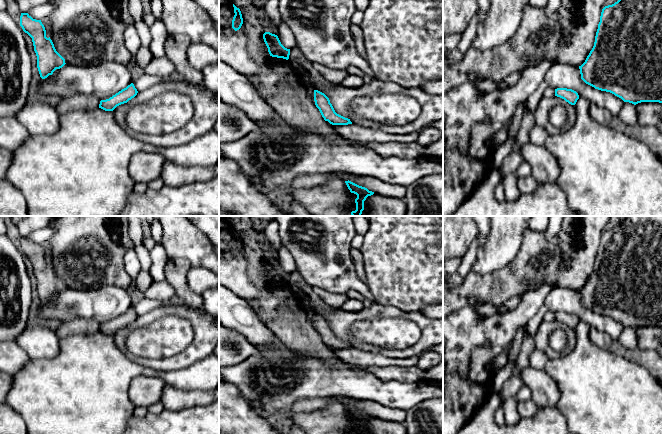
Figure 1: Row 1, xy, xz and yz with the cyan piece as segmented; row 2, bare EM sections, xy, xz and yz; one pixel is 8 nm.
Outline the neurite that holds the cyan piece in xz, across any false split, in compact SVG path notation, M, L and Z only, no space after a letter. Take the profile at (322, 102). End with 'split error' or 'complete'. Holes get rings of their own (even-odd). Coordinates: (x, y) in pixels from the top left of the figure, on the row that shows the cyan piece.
M314 90L314 101L325 121L328 121L332 125L352 124L350 119L335 112L329 98L324 93Z; complete

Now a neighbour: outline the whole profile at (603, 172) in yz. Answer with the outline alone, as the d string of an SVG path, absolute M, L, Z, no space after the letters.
M579 97L575 104L576 122L567 130L554 136L549 136L545 142L545 147L554 155L560 166L560 175L554 182L566 195L569 208L579 216L662 216L662 162L643 142L630 138L622 132L602 125L591 118L589 107L591 103Z

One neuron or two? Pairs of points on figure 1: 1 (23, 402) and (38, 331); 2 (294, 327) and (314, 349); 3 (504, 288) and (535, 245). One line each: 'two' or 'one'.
1: two
2: one
3: one

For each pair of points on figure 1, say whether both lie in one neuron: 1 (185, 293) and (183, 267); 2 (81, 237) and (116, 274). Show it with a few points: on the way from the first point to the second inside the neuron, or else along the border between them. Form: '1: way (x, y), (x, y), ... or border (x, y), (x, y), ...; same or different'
1: way (182, 287), (182, 273); same
2: way (88, 246), (107, 265); same

